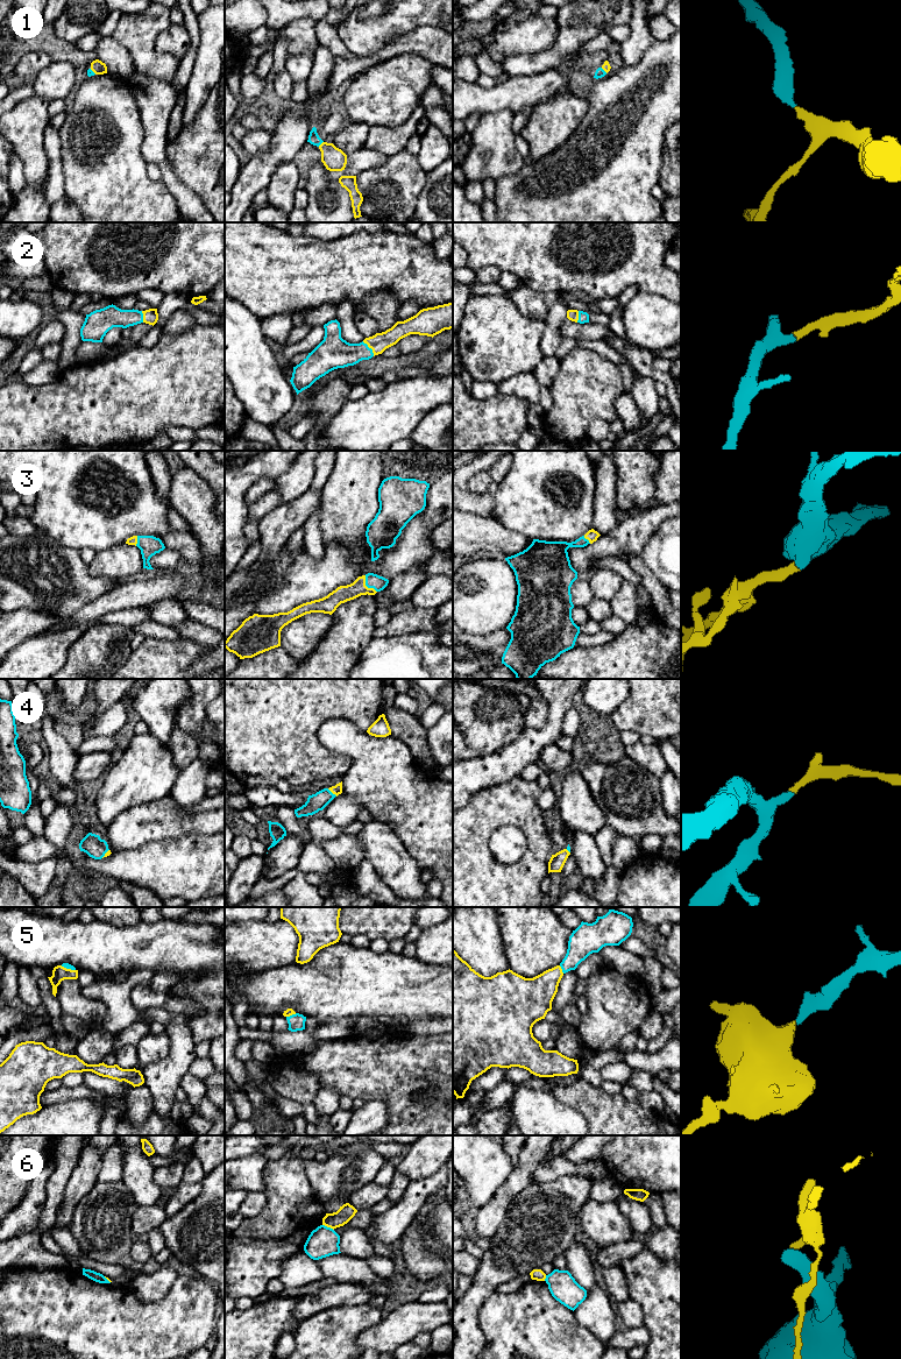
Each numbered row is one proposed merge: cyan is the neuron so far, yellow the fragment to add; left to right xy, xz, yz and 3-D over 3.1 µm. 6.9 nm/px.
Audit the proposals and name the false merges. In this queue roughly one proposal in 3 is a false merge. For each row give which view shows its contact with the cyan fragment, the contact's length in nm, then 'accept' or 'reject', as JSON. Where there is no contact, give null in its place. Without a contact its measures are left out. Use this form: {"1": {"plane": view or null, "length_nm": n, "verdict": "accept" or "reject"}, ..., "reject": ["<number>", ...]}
{"1": {"plane": "xz", "length_nm": 50, "verdict": "accept"}, "2": {"plane": "xz", "length_nm": 130, "verdict": "accept"}, "3": {"plane": "xz", "length_nm": 150, "verdict": "accept"}, "4": {"plane": "xz", "length_nm": 90, "verdict": "accept"}, "5": {"plane": "yz", "length_nm": 70, "verdict": "accept"}, "6": {"plane": "xz", "length_nm": 90, "verdict": "reject"}, "reject": ["6"]}

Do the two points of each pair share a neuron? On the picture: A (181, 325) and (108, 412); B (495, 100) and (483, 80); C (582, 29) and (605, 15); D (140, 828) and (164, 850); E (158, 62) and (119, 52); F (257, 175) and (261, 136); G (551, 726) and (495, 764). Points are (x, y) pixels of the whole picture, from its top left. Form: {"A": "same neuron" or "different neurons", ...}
{"A": "different neurons", "B": "different neurons", "C": "same neuron", "D": "different neurons", "E": "different neurons", "F": "different neurons", "G": "same neuron"}

